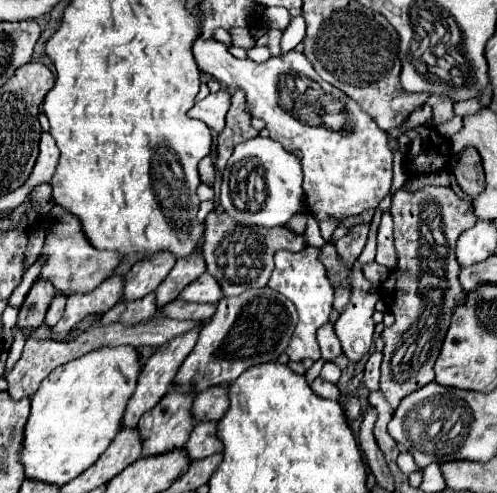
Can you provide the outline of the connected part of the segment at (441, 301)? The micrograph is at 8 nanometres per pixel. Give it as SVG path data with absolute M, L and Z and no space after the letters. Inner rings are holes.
M426 185L420 191L398 189L390 207L394 219L396 269L382 281L384 303L394 315L394 325L384 329L384 361L380 391L396 409L402 397L434 381L434 363L444 343L456 305L464 305L464 291L458 283L460 265L456 261L456 241L460 233L476 223L472 205L458 199L450 187Z

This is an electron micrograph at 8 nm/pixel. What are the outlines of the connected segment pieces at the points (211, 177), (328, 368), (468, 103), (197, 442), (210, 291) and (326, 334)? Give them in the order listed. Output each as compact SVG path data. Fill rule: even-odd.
M204 157L200 161L200 177L202 177L202 183L212 187L214 181L216 181L216 171L214 171L214 163L210 157Z
M324 363L324 367L322 367L322 373L320 373L328 383L338 383L338 379L340 379L340 375L342 375L342 371L340 371L340 367L336 365L336 363Z
M469 99L465 101L460 101L454 104L454 113L461 117L465 117L466 115L473 115L474 113L478 113L481 106L480 102L476 99Z
M204 421L200 425L194 425L188 443L184 445L184 451L190 461L198 461L204 457L210 457L220 451L220 441L216 439L216 423Z
M202 273L194 283L190 283L180 293L180 297L184 301L196 301L196 303L218 303L222 299L222 289L210 273Z
M332 323L322 325L322 327L318 329L318 333L316 333L316 339L318 339L320 353L322 353L322 359L324 359L324 361L332 361L334 357L338 357L338 355L342 353L340 343L338 343L338 337L334 335Z

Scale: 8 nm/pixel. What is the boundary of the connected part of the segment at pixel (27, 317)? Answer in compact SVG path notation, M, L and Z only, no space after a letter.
M36 281L20 309L18 329L24 329L26 333L30 333L38 325L42 325L46 309L48 309L48 301L52 297L56 297L56 293L52 293L52 285L44 285L44 281Z

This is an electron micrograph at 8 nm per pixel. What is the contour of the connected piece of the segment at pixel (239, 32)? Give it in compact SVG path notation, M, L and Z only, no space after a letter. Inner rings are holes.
M233 28L230 30L233 45L246 50L255 46L256 40L250 35L248 28Z

